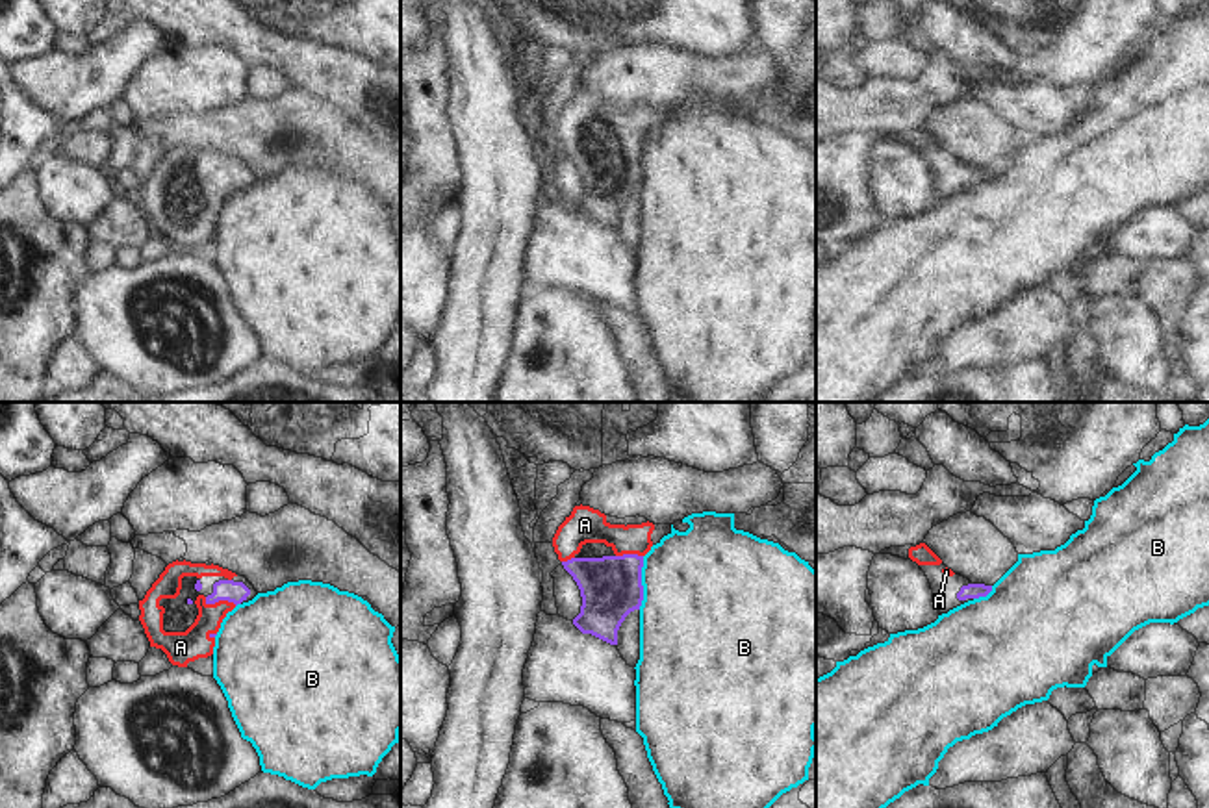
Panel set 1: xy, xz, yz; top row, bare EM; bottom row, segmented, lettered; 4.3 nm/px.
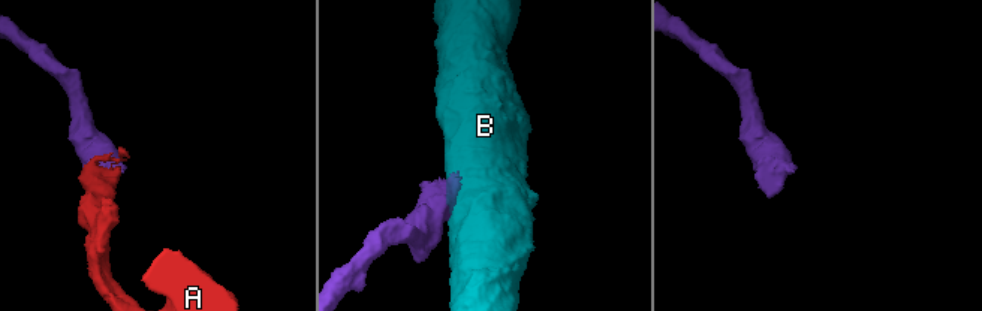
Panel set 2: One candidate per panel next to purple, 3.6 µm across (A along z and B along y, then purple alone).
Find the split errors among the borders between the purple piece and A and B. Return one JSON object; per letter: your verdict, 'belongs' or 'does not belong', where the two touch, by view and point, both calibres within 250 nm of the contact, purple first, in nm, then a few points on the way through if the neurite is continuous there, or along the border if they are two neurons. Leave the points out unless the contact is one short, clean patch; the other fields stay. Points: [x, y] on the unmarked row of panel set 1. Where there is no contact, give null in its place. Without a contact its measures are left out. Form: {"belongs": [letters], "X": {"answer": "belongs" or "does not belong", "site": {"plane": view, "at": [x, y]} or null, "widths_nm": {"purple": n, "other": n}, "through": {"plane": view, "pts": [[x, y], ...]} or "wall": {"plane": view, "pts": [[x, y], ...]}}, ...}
{"belongs": ["A"], "A": {"answer": "belongs", "site": {"plane": "xy", "at": [219, 184]}, "widths_nm": {"purple": 100, "other": 140}}, "B": {"answer": "does not belong", "site": {"plane": "xz", "at": [640, 167]}, "widths_nm": {"purple": 260, "other": 480}}}

